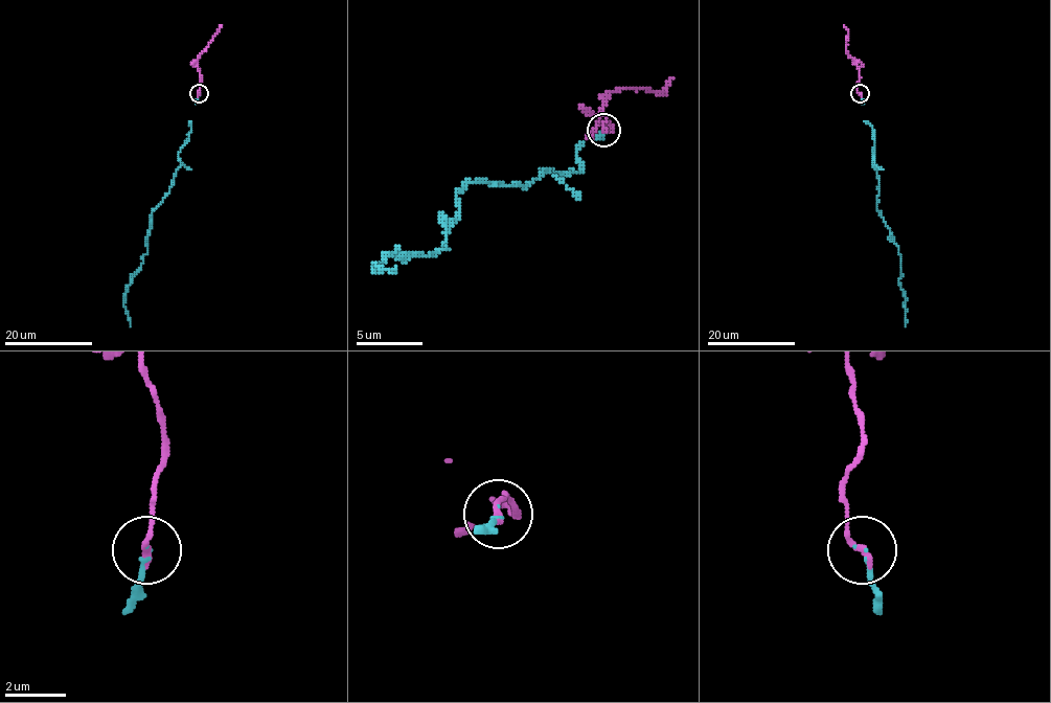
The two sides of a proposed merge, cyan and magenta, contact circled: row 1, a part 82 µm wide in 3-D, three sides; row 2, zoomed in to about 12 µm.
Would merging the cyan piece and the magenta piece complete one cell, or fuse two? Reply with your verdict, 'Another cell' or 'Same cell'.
Same cell

